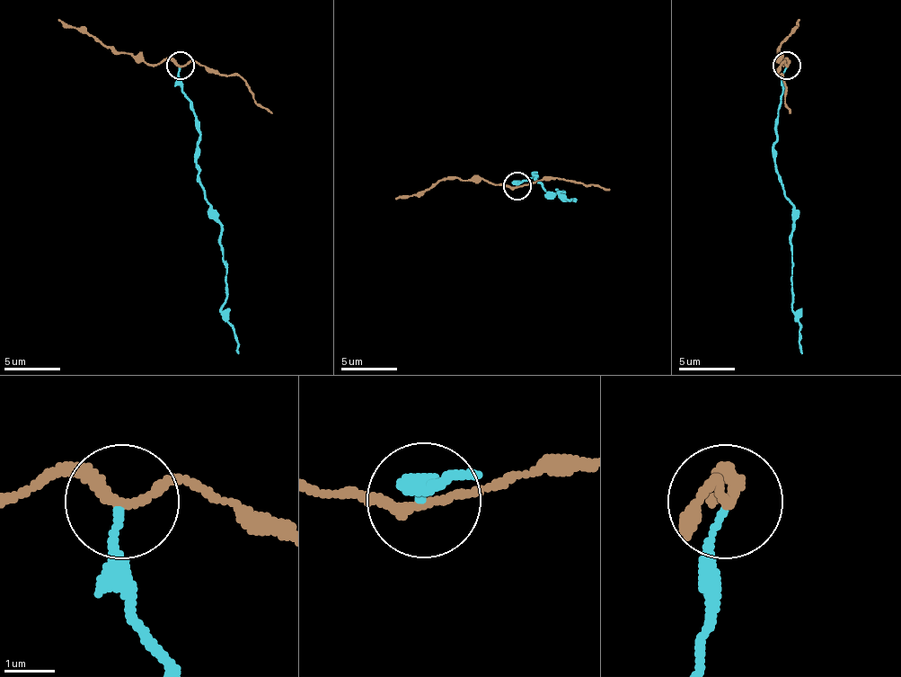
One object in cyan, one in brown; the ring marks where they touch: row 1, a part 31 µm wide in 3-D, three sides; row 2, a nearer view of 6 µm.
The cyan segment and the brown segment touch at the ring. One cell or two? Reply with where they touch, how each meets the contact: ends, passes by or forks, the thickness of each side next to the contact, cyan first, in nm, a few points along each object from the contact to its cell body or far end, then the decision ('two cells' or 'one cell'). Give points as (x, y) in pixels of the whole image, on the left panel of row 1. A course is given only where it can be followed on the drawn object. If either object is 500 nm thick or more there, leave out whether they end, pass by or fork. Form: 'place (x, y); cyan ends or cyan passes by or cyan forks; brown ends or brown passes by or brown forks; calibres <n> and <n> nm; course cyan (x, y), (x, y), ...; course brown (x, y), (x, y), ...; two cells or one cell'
place (180, 66); cyan ends; brown passes by; calibres 130 and 190 nm; course cyan (180, 67), (198, 132), (196, 168), (218, 225), (226, 269), (221, 311), (238, 353); course brown (180, 65), (171, 59), (137, 62), (101, 45), (59, 20); two cells

